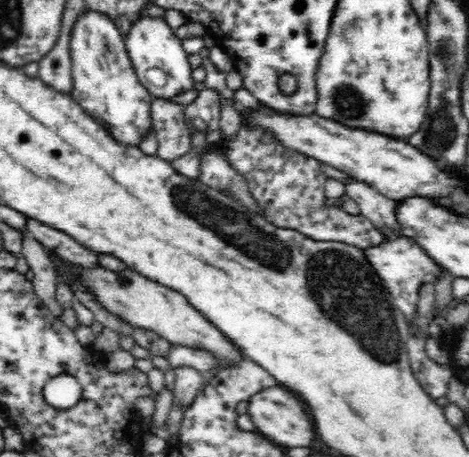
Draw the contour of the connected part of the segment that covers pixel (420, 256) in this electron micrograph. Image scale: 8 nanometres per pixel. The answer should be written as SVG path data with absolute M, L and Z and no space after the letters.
M403 235L396 238L396 240L385 240L378 246L366 248L363 252L376 274L383 280L388 292L394 299L394 304L404 314L407 322L410 318L414 318L419 301L420 285L422 283L435 284L436 276L442 272L441 266L436 265L428 257L428 254L425 254L424 250L416 245L412 238L404 237Z

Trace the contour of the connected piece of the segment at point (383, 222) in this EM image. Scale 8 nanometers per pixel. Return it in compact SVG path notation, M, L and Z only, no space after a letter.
M349 177L345 194L358 205L362 213L376 228L386 236L392 229L400 229L398 225L394 200L377 192L373 186Z

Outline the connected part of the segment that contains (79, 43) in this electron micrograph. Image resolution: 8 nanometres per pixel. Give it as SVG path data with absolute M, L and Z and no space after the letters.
M84 8L70 27L69 53L72 65L72 90L88 115L93 115L116 140L139 148L143 134L152 126L151 95L139 81L124 41L110 15Z

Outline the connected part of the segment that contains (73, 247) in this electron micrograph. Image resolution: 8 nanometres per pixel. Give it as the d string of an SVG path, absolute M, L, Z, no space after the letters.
M30 217L26 218L25 227L32 237L41 242L45 250L54 252L64 262L82 264L84 267L100 265L97 254L79 244L70 235Z

